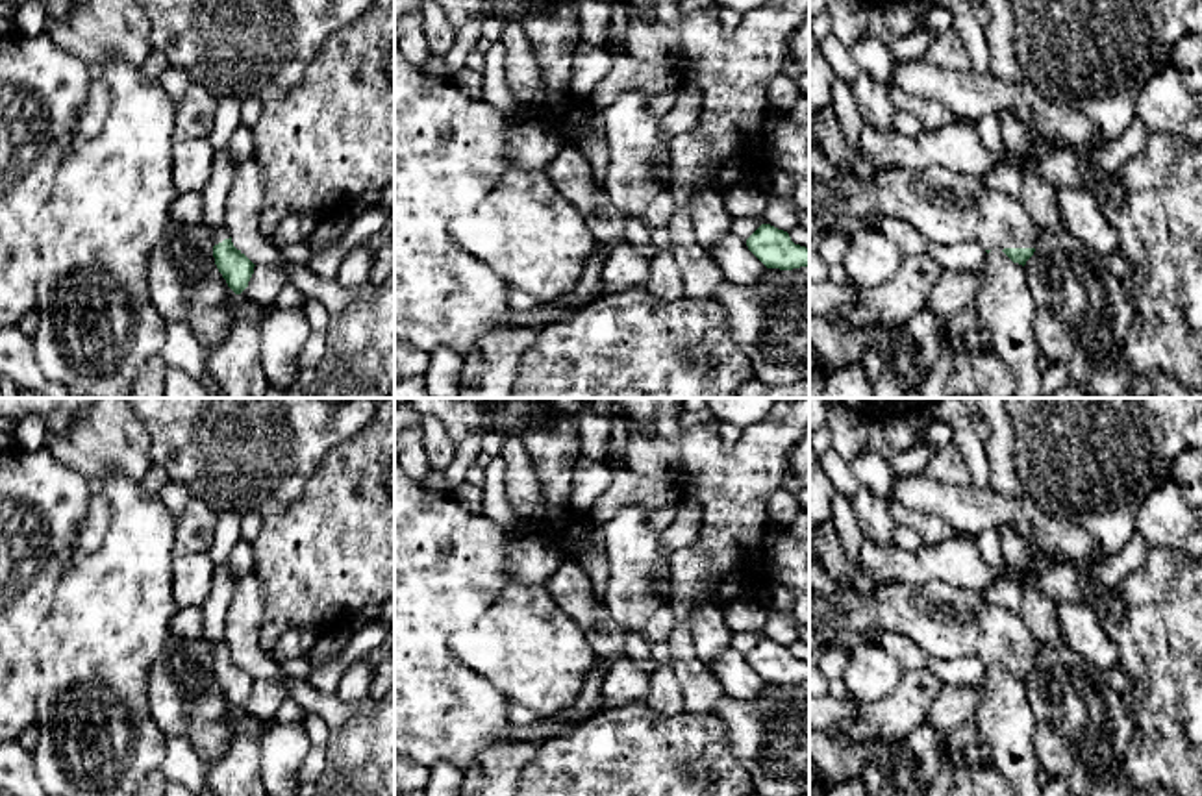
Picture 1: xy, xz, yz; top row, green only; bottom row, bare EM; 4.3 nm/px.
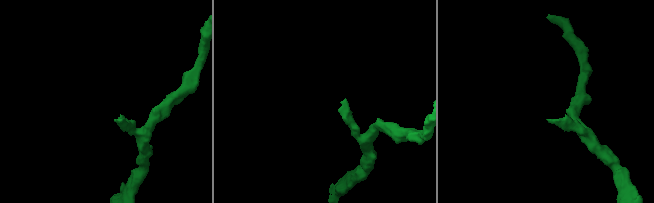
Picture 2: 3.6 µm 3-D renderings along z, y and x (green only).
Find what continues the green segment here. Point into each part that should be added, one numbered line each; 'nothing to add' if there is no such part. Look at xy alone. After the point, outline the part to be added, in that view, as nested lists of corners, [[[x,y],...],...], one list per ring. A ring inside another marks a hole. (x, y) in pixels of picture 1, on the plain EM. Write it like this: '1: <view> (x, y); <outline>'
1: xy (219, 648); [[[219,641],[219,642],[209,642],[209,650],[213,659],[222,657],[224,653],[230,653],[230,646],[226,644],[226,641]]]

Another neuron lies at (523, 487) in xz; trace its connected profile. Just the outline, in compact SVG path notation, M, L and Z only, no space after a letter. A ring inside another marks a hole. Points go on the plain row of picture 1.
M506 437L500 457L506 461L506 498L520 524L539 522L545 513L543 487L526 446L519 437Z

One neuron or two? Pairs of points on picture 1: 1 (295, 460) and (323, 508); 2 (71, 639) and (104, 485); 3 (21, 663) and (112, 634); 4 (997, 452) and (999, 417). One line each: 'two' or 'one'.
1: two
2: one
3: two
4: one

